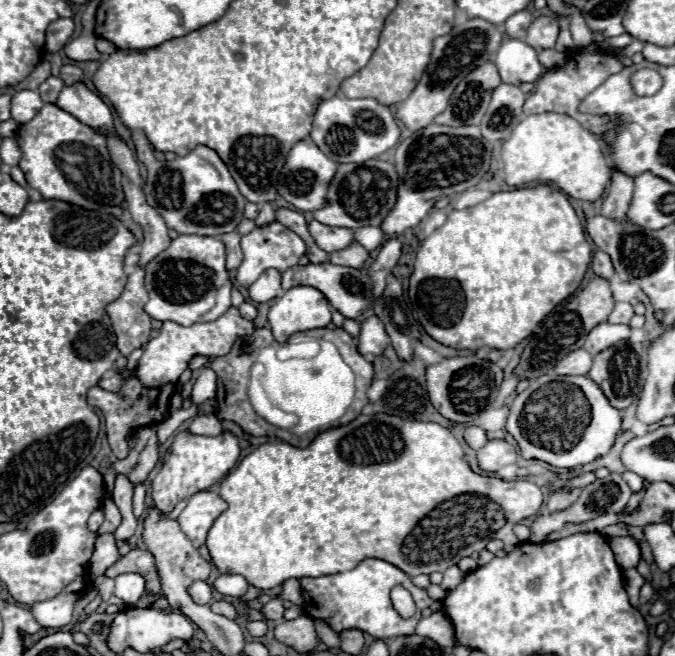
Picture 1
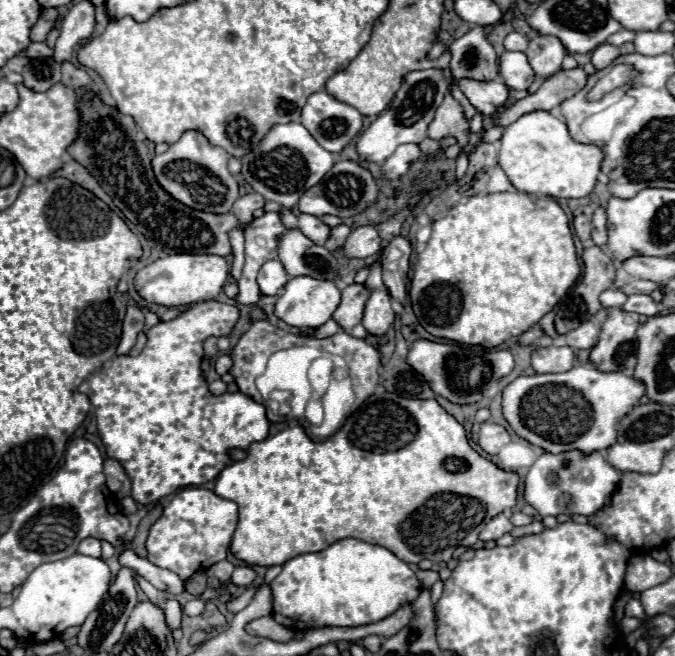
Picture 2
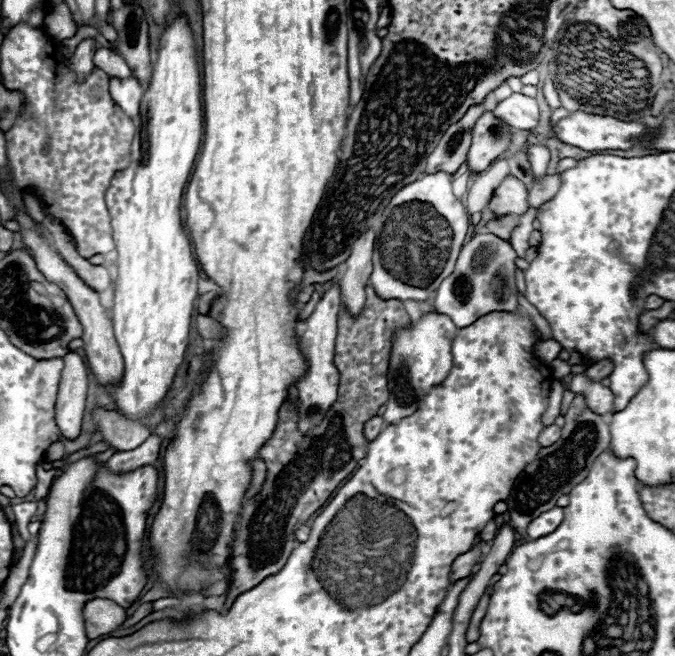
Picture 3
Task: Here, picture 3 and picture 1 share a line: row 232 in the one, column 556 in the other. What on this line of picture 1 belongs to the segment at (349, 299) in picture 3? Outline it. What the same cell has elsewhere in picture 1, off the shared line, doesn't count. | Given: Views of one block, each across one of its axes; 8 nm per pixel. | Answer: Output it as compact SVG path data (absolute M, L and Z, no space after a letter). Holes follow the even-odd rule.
M578 348L578 350L572 350L570 354L566 354L562 360L558 360L554 366L554 372L560 376L564 376L564 374L588 374L590 366L592 366L592 356L584 348Z

